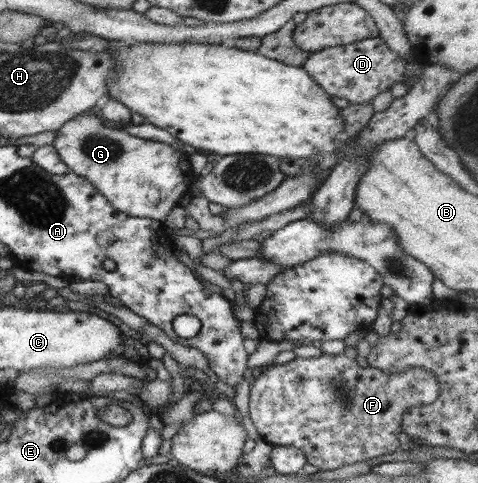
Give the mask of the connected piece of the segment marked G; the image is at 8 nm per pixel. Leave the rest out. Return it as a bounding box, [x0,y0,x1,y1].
[52,113,195,222]

